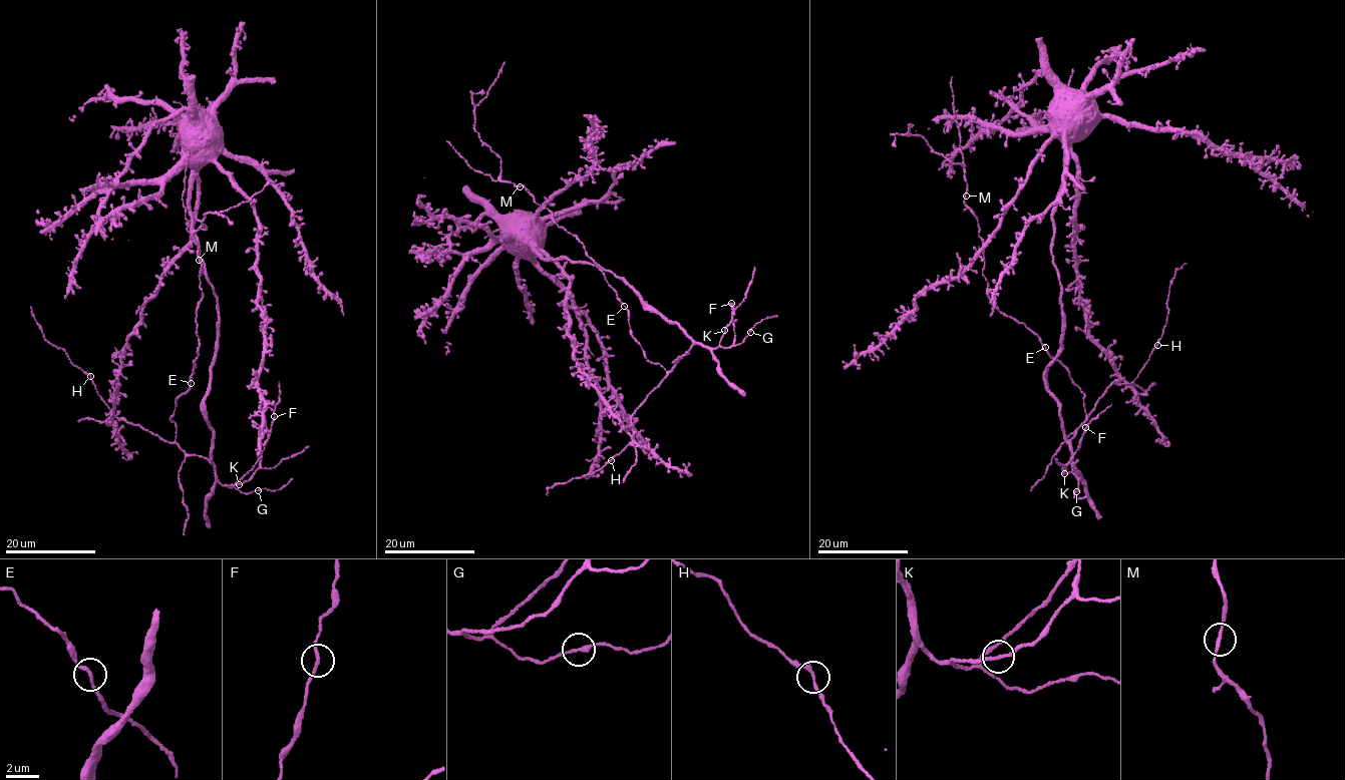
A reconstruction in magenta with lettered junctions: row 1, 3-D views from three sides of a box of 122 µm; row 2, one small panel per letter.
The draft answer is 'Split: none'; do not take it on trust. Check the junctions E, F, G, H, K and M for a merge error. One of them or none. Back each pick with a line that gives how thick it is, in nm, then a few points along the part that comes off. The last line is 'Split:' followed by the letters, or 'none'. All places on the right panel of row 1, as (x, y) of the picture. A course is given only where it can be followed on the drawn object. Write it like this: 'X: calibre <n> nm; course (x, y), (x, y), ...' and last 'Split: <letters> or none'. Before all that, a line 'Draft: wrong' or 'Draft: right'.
Draft: right
Split: none

